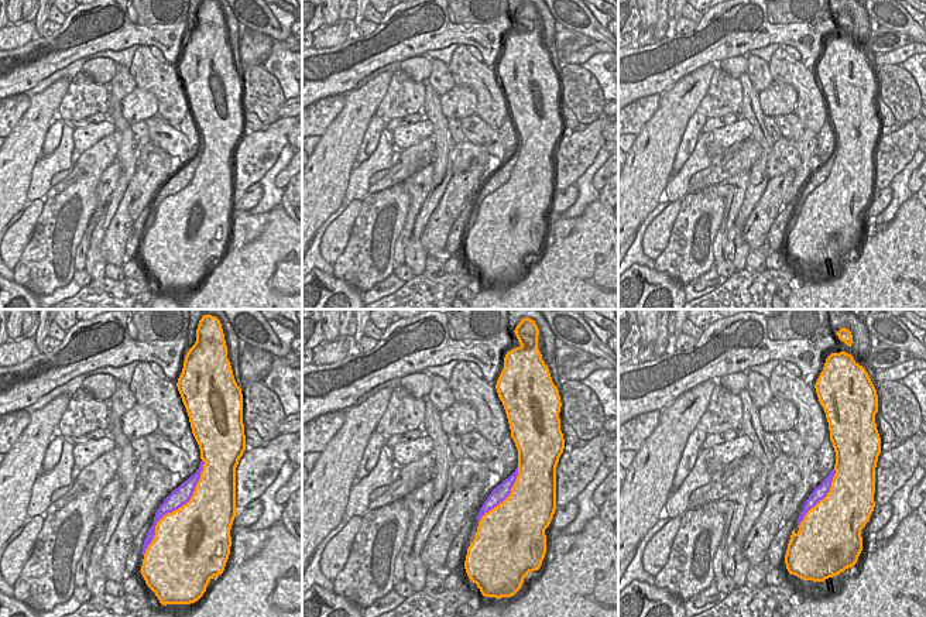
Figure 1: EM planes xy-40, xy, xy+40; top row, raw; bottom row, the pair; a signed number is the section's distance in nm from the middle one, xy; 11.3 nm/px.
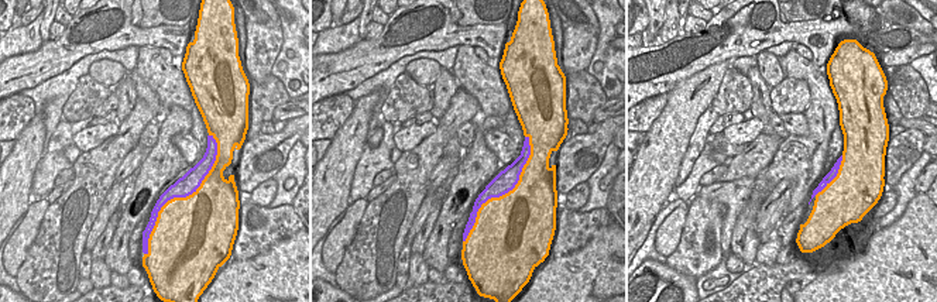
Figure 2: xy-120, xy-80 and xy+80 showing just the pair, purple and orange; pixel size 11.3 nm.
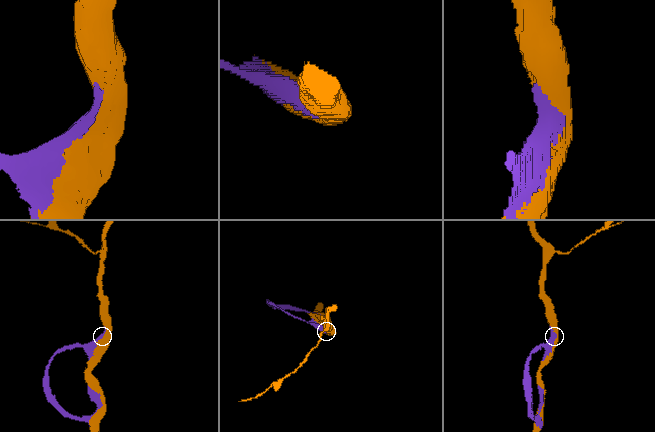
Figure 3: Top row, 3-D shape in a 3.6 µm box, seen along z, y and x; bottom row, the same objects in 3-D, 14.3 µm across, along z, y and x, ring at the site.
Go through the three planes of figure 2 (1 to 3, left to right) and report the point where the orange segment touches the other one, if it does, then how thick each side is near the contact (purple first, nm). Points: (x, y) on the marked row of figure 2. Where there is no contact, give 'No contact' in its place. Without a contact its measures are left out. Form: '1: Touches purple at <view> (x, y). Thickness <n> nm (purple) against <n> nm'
1: Touches purple at xy-120 (182, 196). Thickness 220 nm (purple) against 480 nm
2: Touches purple at xy-80 (504, 194). Thickness 240 nm (purple) against 480 nm
3: Touches purple at xy+80 (834, 177). Thickness 90 nm (purple) against 500 nm.

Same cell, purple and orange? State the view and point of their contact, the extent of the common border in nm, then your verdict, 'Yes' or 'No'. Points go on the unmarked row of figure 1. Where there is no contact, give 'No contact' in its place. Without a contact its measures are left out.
Touches purple at xy-40 (177, 192). Shared border 1300 nm. Yes.

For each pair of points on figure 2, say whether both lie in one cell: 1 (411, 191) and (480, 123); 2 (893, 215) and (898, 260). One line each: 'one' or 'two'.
1: two
2: two

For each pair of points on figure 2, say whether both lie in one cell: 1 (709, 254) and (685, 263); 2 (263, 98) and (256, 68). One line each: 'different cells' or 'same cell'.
1: same cell
2: different cells

